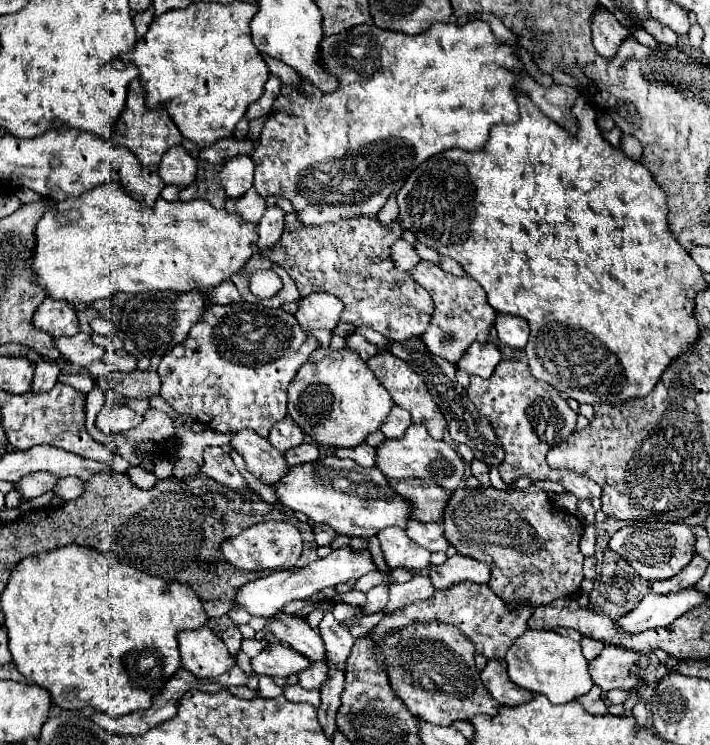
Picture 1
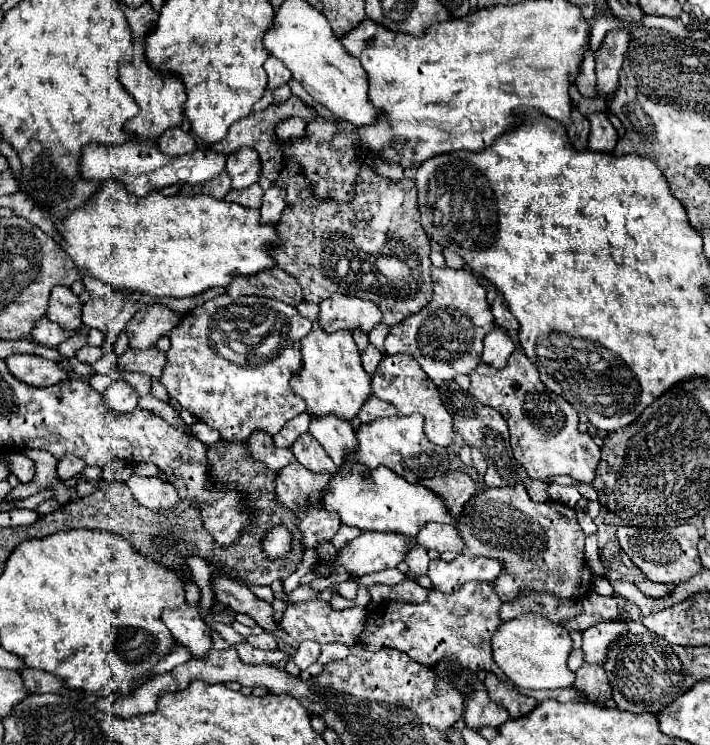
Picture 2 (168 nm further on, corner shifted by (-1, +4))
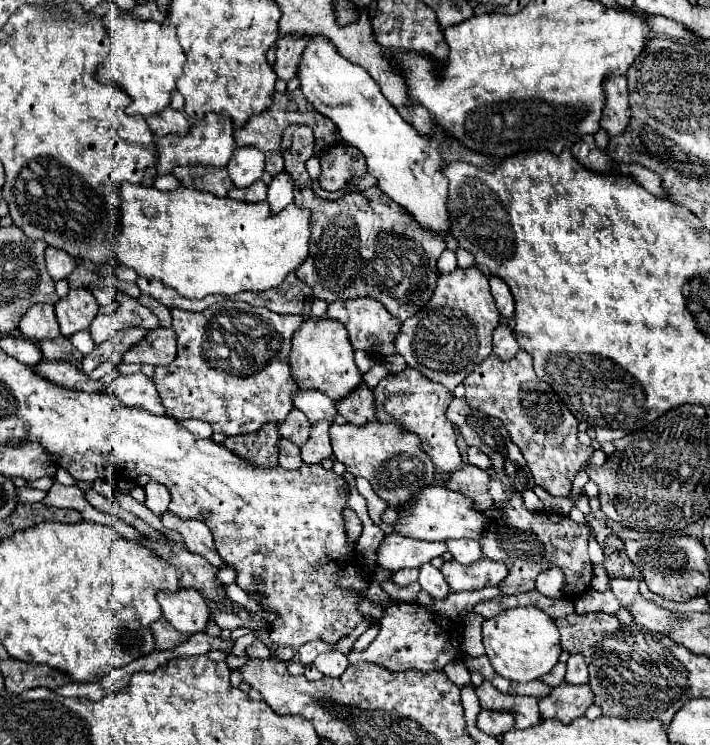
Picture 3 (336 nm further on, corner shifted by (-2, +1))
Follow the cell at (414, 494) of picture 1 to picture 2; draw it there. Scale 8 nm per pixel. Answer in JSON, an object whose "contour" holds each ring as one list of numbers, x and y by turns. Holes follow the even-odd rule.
{"contour":[[447,471,447,473,441,473,433,479,425,479,421,483,445,499,453,517,459,517,463,513,465,503,479,489,477,481,473,477,469,477,467,473,461,473,461,471]]}

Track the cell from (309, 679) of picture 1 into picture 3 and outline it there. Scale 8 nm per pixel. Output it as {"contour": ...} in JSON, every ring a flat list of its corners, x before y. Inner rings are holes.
{"contour":[[310,642,310,644,306,644,304,648,300,648,300,650,298,650,300,664,302,664,302,666,312,664,312,660,314,660,320,652,324,652,326,648,328,648,328,646,326,646,326,644,322,644,322,642]]}

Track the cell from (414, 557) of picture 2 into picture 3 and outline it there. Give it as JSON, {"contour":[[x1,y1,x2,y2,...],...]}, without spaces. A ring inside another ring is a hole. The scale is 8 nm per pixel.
{"contour":[[422,564,420,566,418,582,436,600,442,600,442,598,446,598,450,594,450,590,446,588,446,580,442,578,442,572,436,570,432,564]]}

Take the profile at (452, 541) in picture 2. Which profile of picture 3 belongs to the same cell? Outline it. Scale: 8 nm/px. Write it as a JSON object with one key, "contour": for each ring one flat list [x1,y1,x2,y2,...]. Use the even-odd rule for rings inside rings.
{"contour":[[446,540,446,548,452,554,452,558,460,564,472,564,476,560,482,560,482,550,478,540]]}

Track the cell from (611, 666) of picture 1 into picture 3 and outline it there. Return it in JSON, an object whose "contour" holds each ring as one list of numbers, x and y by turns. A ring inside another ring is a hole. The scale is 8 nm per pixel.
{"contour":[[562,682,552,690,550,696,540,698,538,704,542,718,556,718,568,724,574,718,584,716,588,706,594,704,594,692,588,684]]}

